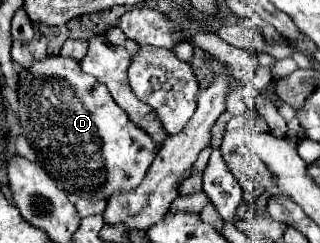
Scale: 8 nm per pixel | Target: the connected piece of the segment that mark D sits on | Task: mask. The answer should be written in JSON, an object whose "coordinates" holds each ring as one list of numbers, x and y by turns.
{"coordinates":[[50,53,46,55,46,59,38,59,38,63,34,63,32,67,34,71,28,71,26,77,24,71,20,73,20,107,16,111,16,117,22,123,24,137,30,141,30,147,42,161,44,171,58,183,60,189,66,189,90,201,110,199,110,195,114,193,136,189,146,177,146,171,158,153,158,145,152,141,152,137,134,123,130,123,126,111,122,111,122,107,114,103,108,87,104,83,98,83,92,75,86,75,80,69,80,61,76,61,74,57]]}

